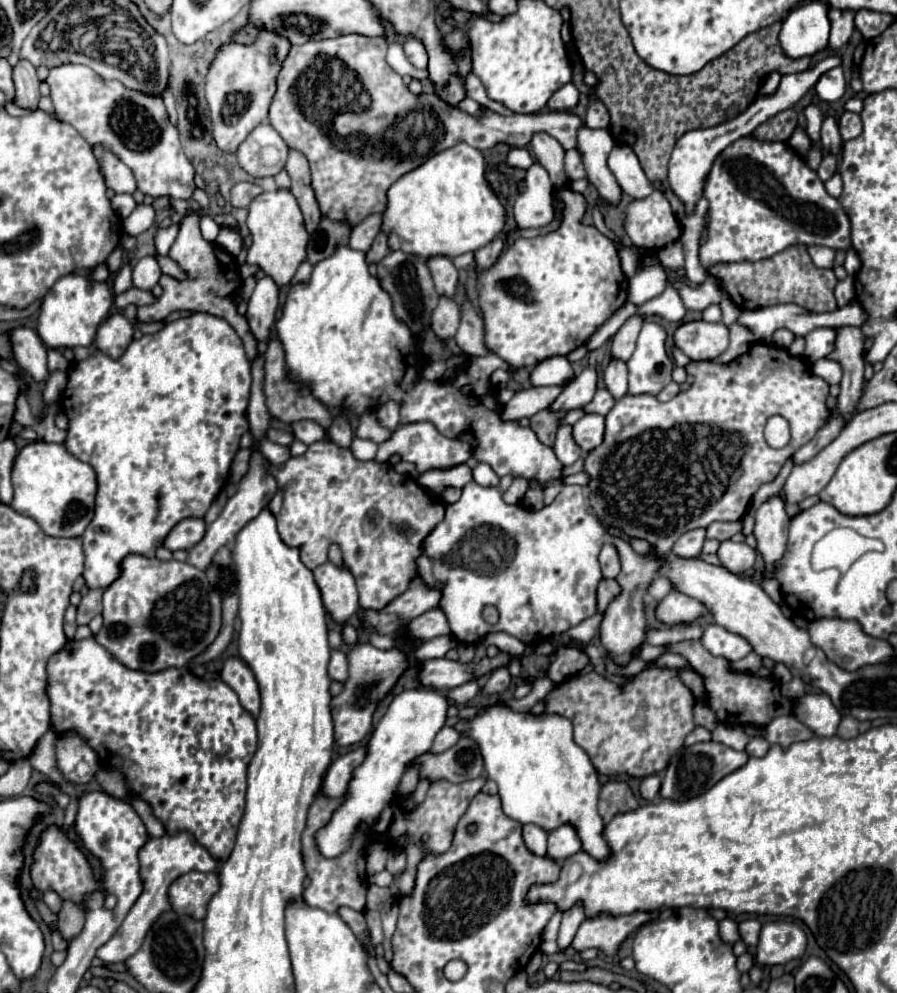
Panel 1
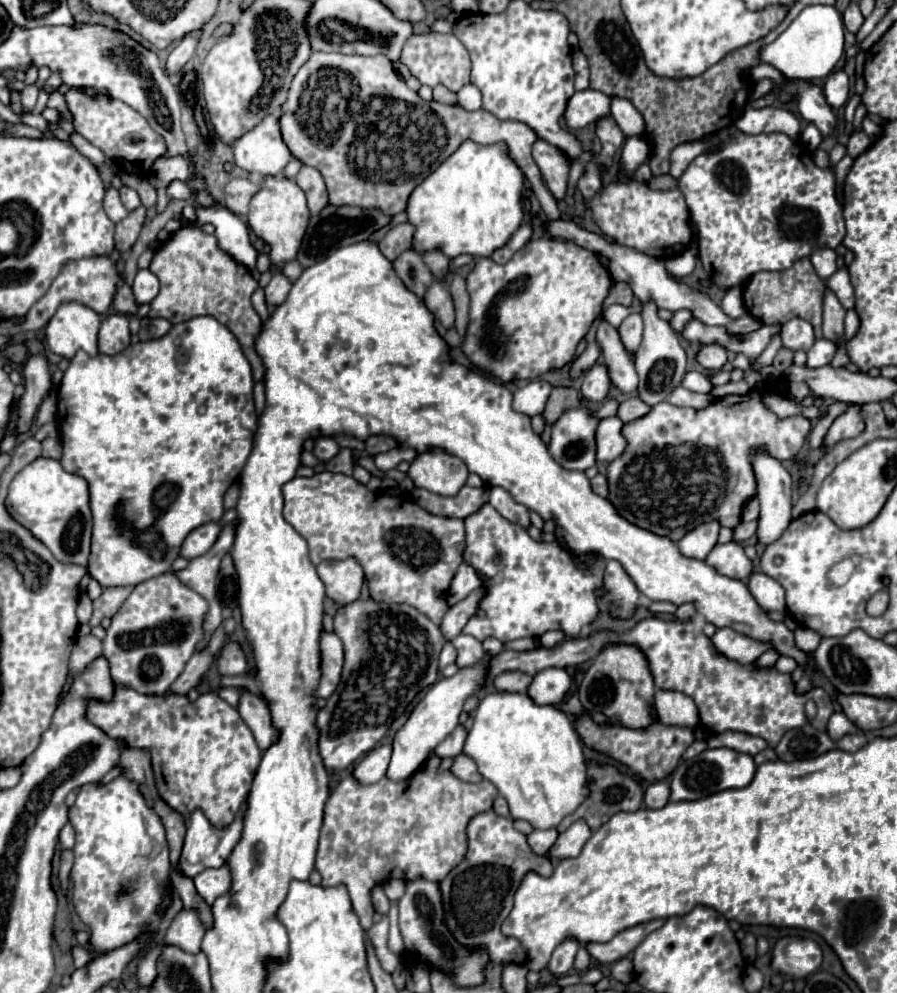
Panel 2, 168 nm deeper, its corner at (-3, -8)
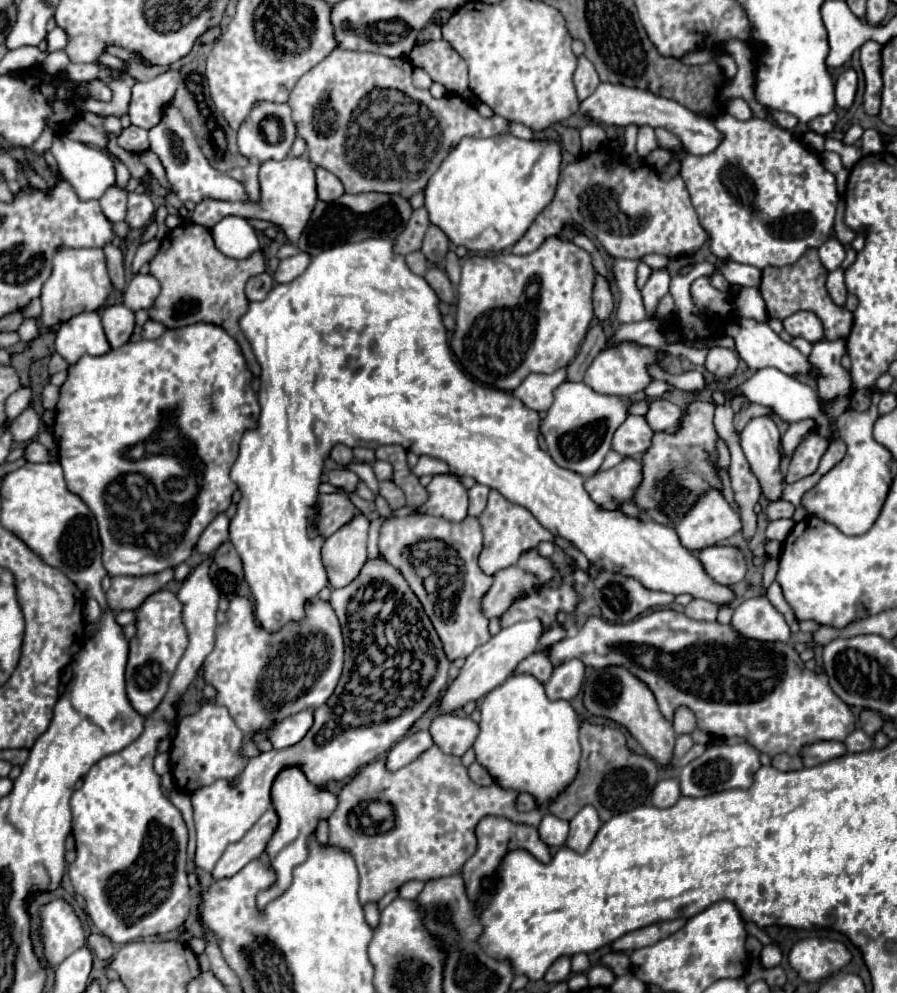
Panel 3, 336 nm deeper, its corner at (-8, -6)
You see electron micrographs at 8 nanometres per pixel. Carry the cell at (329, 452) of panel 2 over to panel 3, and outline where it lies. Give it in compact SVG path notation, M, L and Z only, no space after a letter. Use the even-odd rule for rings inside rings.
M337 444L337 446L333 446L333 450L331 450L331 460L335 460L337 464L341 464L341 466L345 466L345 464L349 464L351 460L353 460L353 452L351 452L351 448L349 446L343 446L343 444Z

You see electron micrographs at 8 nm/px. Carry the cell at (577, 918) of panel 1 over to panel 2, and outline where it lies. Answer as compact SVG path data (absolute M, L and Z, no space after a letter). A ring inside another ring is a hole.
M562 942L562 946L558 946L552 954L548 970L554 976L564 976L568 970L572 970L576 952L578 952L578 946L574 946L574 942Z

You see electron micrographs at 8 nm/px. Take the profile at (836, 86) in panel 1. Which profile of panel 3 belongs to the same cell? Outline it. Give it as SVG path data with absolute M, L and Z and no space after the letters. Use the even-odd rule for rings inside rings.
M849 68L849 70L841 72L837 82L835 82L835 100L837 100L837 106L849 108L853 104L855 92L857 92L857 74L855 74L853 68Z

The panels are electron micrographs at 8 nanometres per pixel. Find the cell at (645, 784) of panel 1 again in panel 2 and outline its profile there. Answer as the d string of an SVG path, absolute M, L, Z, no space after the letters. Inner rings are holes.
M666 780L652 782L646 788L646 794L644 794L646 808L662 808L668 804L668 800L670 800L670 784Z

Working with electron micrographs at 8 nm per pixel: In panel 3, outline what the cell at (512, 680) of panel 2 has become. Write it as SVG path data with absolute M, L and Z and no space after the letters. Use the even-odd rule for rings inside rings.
M537 650L535 654L527 656L517 668L515 668L515 674L531 674L535 676L539 682L547 682L549 676L551 676L551 662L547 658L547 652L545 650Z

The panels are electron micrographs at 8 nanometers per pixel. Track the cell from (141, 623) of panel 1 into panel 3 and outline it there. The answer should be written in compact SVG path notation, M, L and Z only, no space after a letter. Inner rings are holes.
M163 588L151 594L137 610L135 610L135 636L129 640L129 660L125 670L127 680L127 696L133 708L141 716L149 716L163 696L167 694L169 680L175 674L175 668L187 648L187 628L183 624L183 604L175 592Z

